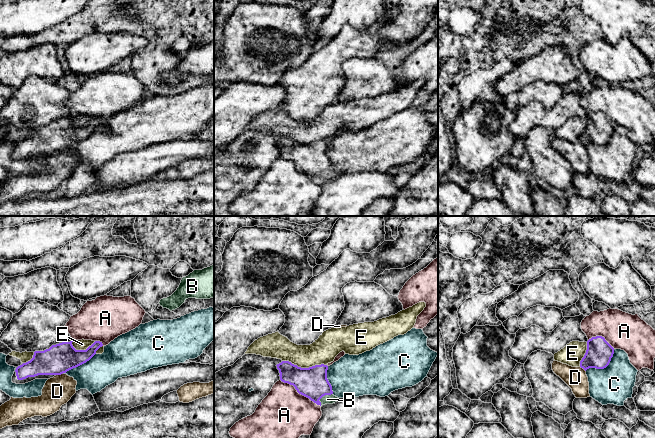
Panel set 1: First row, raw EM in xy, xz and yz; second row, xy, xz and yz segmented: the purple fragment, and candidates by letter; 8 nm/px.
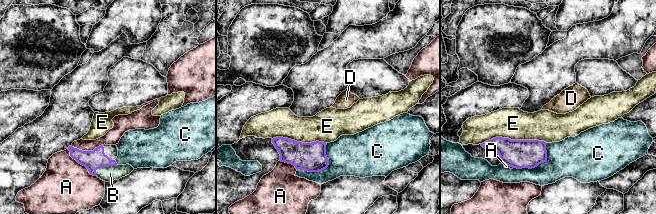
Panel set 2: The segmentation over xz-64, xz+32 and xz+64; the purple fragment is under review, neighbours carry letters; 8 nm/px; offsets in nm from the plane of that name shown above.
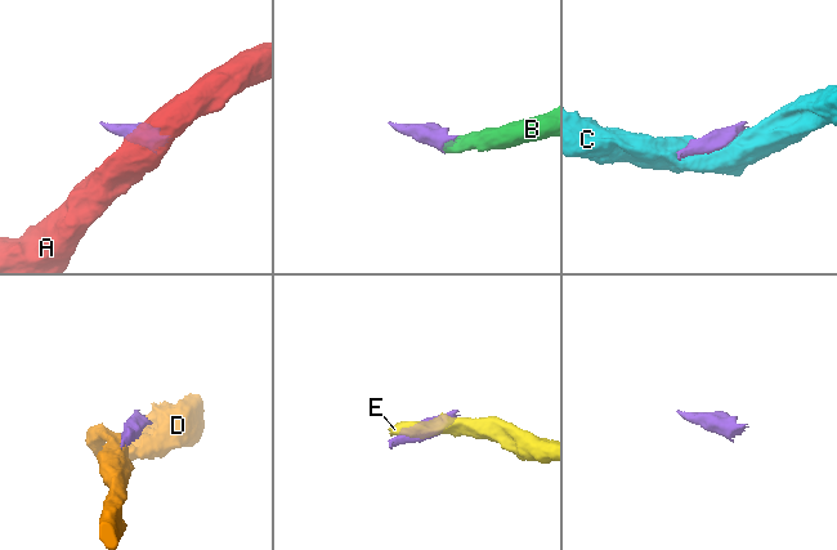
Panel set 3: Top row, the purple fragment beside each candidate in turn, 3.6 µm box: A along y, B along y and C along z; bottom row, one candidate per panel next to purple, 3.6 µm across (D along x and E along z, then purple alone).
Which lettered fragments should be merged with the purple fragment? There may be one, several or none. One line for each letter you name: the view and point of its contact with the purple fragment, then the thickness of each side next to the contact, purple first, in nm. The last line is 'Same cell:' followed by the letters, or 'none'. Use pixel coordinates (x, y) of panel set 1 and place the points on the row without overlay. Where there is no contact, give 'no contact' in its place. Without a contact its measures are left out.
B: contact xz (323, 171); calibres 240 and 80 nm
Same cell: B

